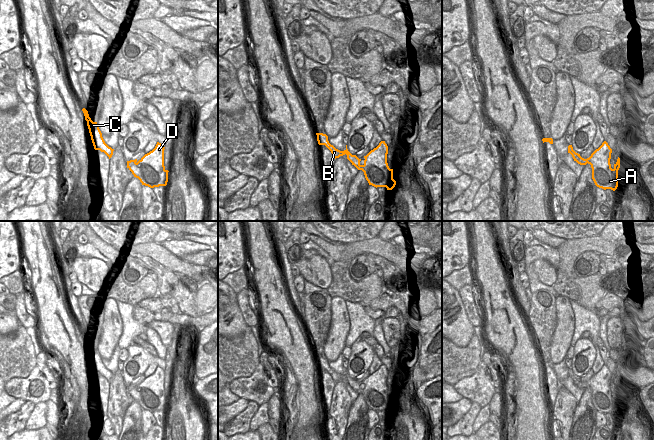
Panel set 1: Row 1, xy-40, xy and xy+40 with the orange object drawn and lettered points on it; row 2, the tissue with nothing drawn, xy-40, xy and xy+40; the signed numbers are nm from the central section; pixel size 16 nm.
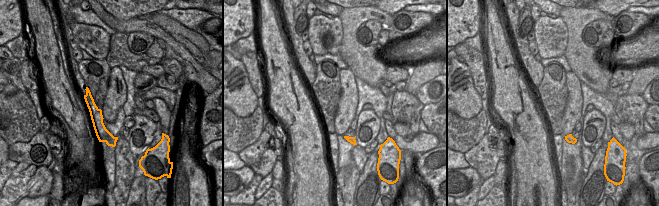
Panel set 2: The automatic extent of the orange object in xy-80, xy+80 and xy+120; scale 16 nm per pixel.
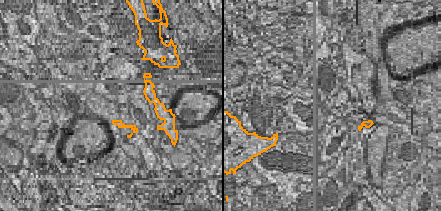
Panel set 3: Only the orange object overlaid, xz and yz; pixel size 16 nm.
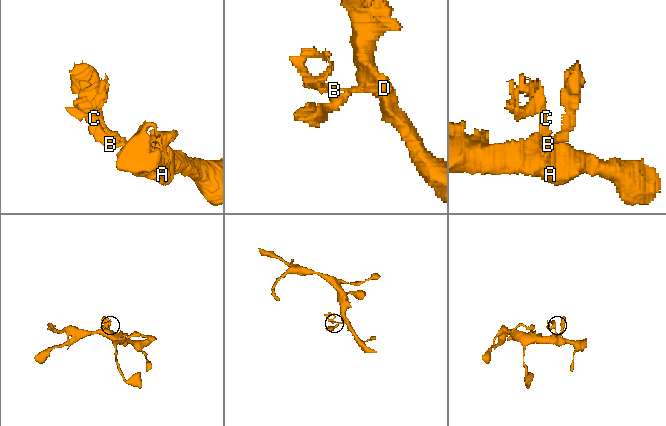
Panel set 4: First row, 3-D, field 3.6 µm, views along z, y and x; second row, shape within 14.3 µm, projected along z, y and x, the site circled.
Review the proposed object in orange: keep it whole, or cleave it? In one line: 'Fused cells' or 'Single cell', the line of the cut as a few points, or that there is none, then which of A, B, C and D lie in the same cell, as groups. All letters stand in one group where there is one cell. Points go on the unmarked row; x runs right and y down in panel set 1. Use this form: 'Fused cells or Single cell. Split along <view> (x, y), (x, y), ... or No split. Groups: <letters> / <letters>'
Fused cells. Split along xy (343, 375), (346, 377). Groups: A D / B C

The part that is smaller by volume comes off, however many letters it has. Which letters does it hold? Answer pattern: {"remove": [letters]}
{"remove": ["B", "C"]}

